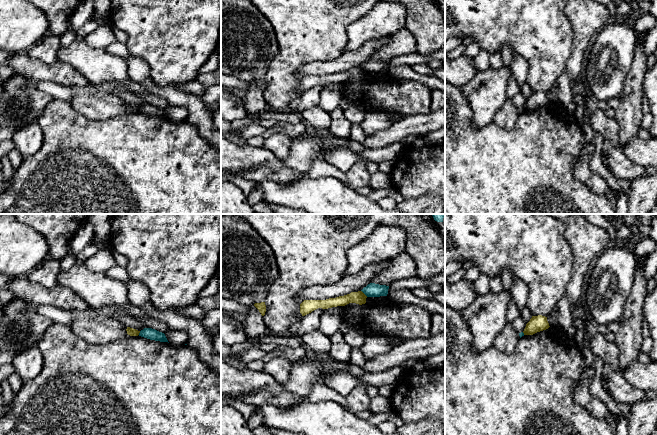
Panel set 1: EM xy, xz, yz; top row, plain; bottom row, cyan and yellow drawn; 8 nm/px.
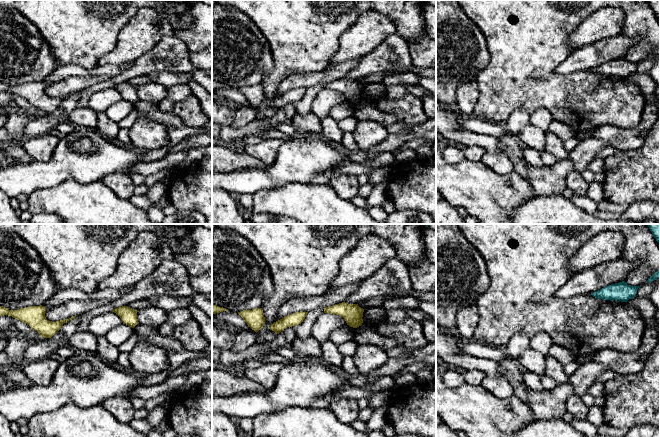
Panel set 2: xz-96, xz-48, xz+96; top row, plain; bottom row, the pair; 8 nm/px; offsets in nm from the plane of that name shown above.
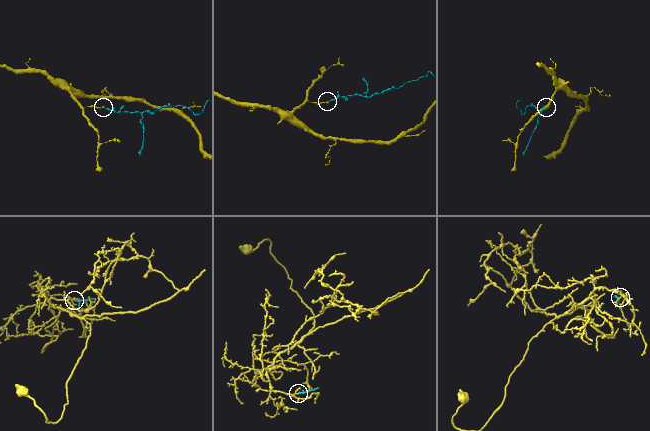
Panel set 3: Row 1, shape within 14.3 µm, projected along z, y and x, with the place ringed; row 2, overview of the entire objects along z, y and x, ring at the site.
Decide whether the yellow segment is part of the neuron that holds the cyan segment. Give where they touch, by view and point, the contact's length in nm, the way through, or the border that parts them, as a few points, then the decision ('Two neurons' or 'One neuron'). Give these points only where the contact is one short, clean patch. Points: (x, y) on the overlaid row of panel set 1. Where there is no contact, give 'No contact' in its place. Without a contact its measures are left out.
Touches cyan at xz (364, 293). Shared border 80 nm. Boundary: xz (361, 290), (367, 296). Two neurons

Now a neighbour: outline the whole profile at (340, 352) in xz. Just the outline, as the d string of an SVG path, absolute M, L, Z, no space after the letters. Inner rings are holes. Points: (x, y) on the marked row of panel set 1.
M336 332L330 337L331 349L328 356L336 363L344 366L350 363L352 348L345 342L342 332Z

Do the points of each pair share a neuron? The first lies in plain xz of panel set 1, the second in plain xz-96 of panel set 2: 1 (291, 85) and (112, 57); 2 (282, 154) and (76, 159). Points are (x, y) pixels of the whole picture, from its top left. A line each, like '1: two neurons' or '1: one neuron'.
1: two neurons
2: two neurons

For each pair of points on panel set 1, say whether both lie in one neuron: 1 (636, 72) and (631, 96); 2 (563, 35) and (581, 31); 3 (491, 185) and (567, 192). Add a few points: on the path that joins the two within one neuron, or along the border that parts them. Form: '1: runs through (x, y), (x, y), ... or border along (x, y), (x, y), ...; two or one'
1: runs through (635, 78), (632, 90); one
2: border along (563, 11), (572, 31), (572, 50), (569, 56); two
3: runs through (510, 186), (548, 187); one

